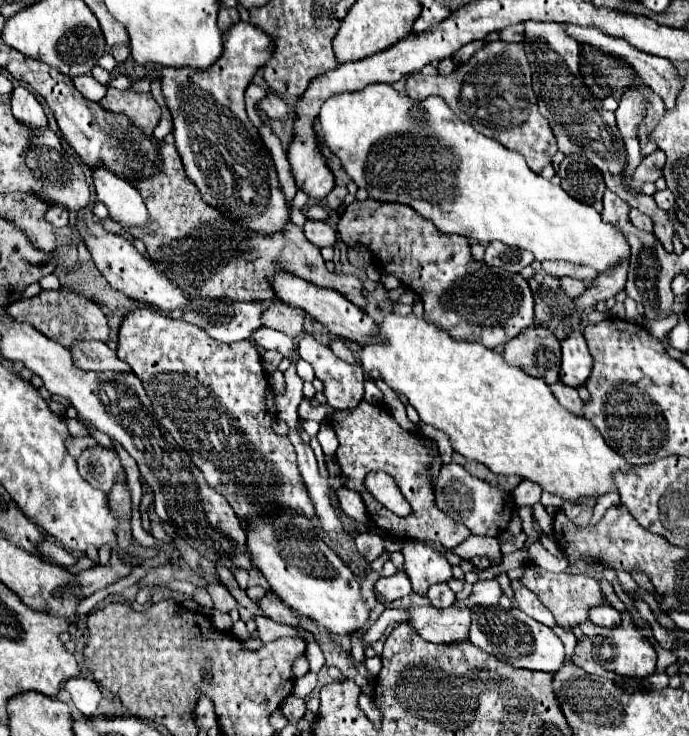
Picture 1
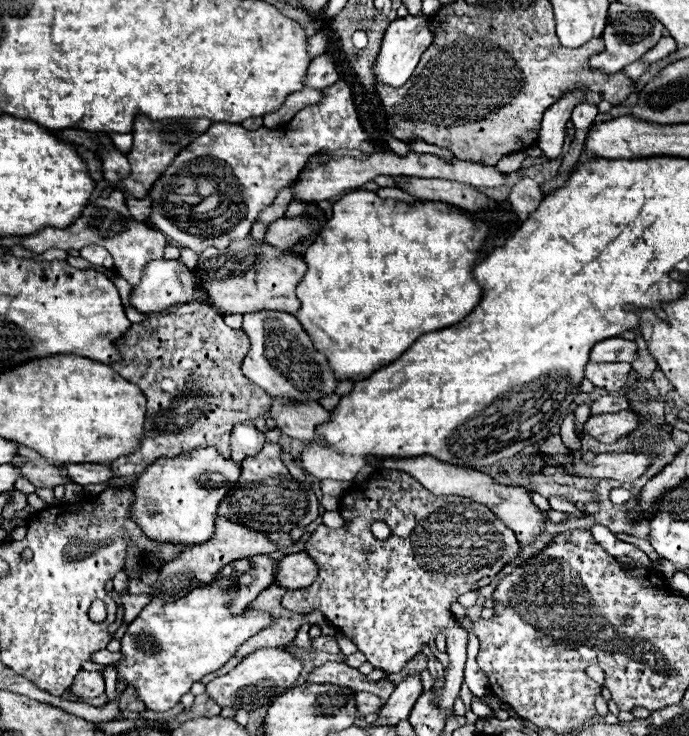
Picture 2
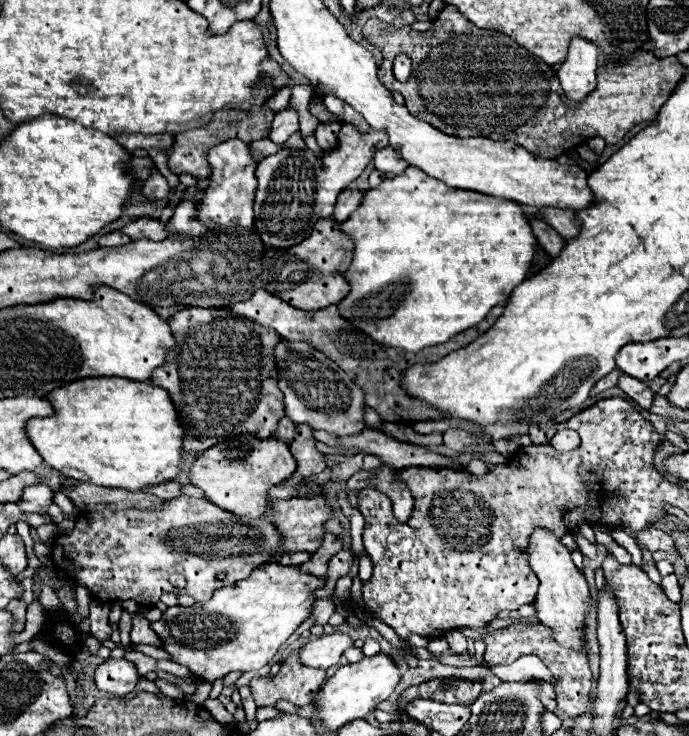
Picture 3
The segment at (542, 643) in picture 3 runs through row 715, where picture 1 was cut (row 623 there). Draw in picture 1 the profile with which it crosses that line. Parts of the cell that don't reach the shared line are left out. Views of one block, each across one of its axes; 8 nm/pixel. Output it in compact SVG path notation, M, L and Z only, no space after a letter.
M532 562L524 564L522 570L524 570L524 574L522 574L520 582L540 598L540 602L554 614L556 624L560 628L564 628L566 632L572 632L576 626L586 622L588 620L588 610L592 606L604 604L604 596L600 592L598 582L588 574L566 574L566 572L552 574L552 572L546 572Z

